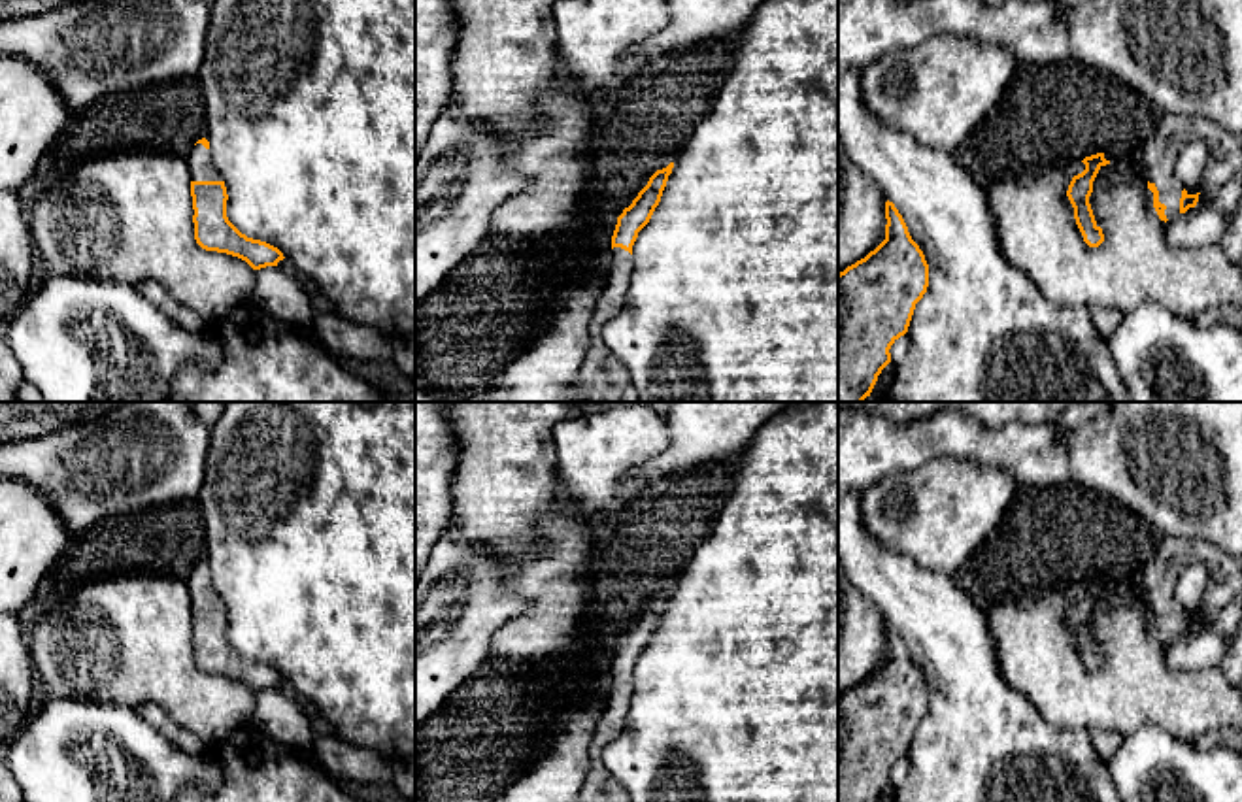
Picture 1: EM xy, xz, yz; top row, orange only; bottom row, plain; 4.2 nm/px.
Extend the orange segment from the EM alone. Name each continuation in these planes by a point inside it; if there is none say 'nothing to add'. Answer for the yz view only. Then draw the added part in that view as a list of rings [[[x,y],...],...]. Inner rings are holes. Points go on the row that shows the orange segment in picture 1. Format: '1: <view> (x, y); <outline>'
1: yz (1158, 157); [[[1161,115],[1161,123],[1140,147],[1123,155],[1104,155],[1104,159],[1116,164],[1134,162],[1142,170],[1144,179],[1157,187],[1159,202],[1166,206],[1165,215],[1172,219],[1180,213],[1183,191],[1183,183],[1176,175],[1178,151],[1197,138],[1208,143],[1208,160],[1200,177],[1199,202],[1185,211],[1193,213],[1206,206],[1221,185],[1242,170],[1240,138],[1214,119]]]

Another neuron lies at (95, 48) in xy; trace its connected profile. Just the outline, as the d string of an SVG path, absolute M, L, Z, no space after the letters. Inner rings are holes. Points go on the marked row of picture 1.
M81 0L40 15L0 23L0 53L21 57L55 83L76 113L98 98L160 81L196 77L206 57L206 0Z

